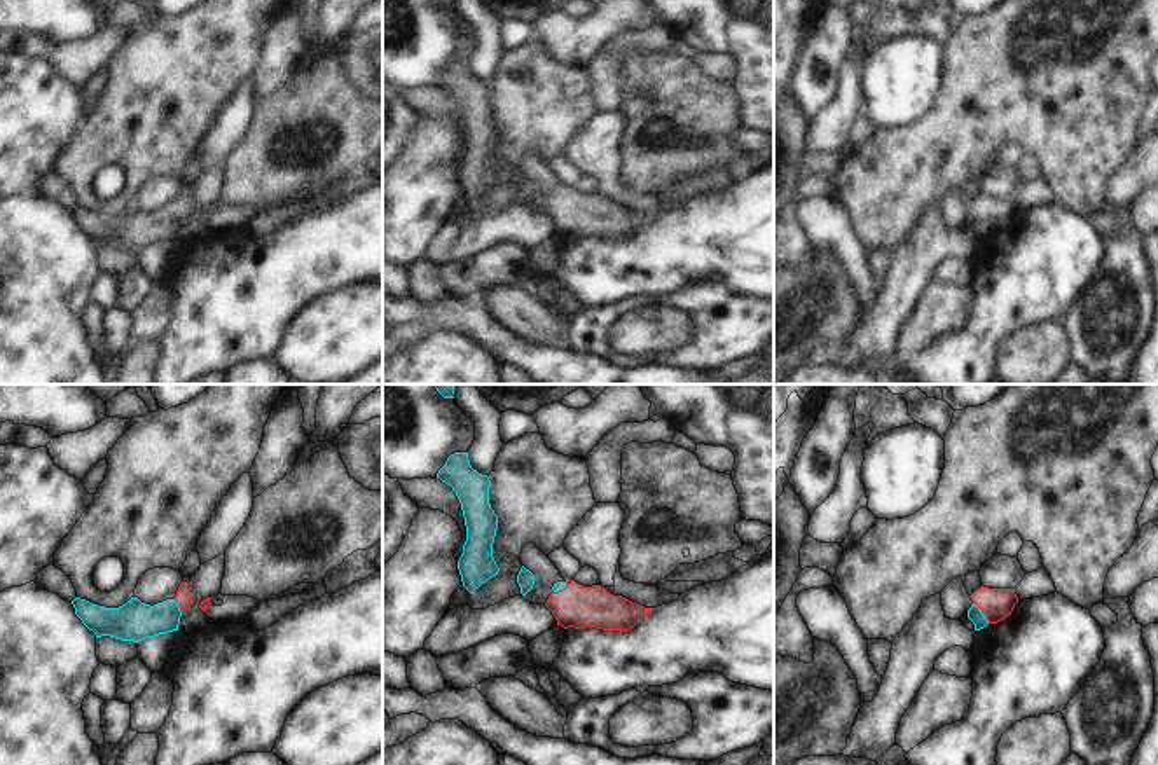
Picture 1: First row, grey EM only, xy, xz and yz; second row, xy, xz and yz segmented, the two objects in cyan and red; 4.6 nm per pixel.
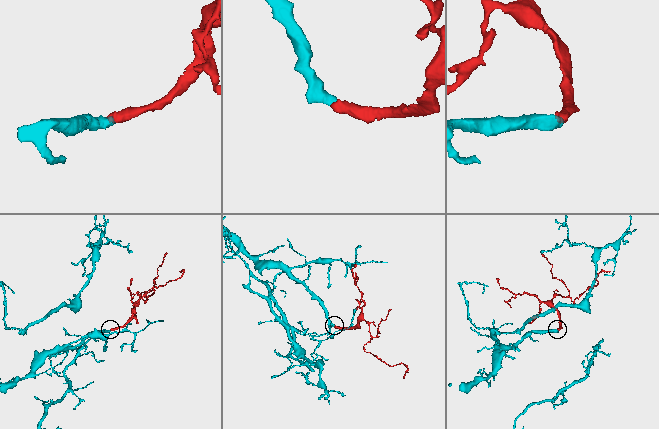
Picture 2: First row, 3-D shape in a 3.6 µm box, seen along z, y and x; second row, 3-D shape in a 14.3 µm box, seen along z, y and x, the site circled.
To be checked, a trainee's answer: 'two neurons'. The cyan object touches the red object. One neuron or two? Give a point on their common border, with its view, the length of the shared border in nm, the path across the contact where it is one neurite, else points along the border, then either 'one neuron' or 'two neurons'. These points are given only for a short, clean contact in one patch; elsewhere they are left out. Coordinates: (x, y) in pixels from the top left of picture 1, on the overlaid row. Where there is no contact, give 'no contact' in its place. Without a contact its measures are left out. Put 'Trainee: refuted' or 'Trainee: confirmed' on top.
Trainee: refuted
yz (982, 613) | 120 nm | across yz (975, 615), (982, 613), (991, 605), (996, 605) | one neuron

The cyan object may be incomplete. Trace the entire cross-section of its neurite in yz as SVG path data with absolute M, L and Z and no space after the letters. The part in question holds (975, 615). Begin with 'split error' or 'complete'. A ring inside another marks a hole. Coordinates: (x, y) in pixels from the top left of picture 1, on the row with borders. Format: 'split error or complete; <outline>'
split error; M983 585L969 597L973 604L968 610L968 618L975 624L975 631L1004 620L1018 603L1015 589L989 589Z

